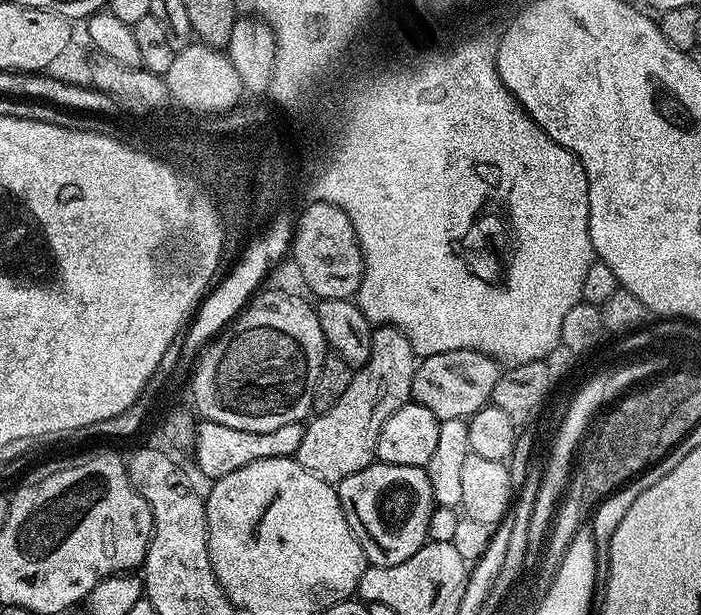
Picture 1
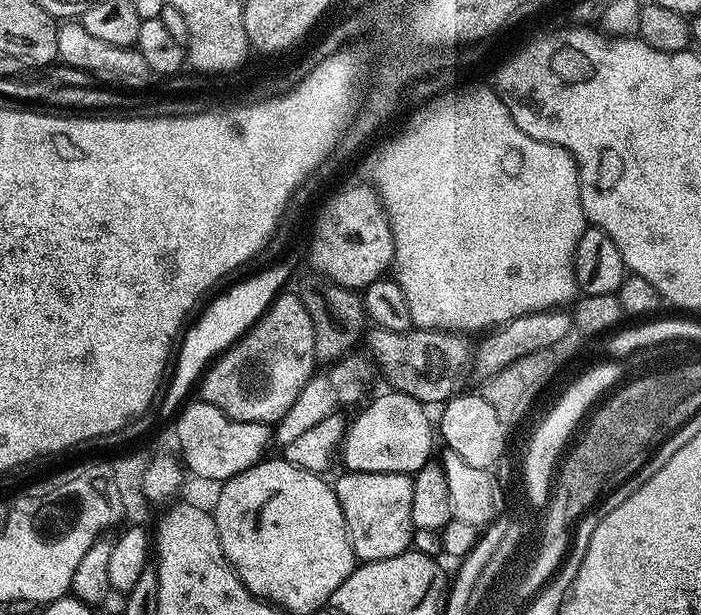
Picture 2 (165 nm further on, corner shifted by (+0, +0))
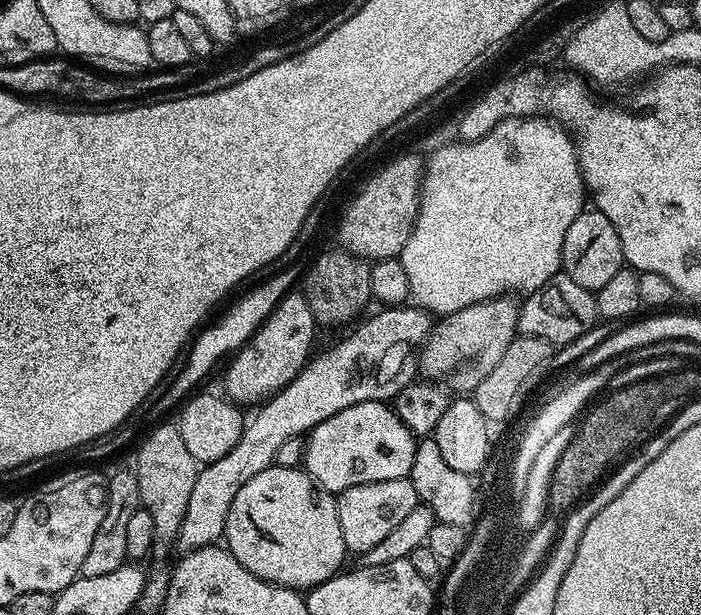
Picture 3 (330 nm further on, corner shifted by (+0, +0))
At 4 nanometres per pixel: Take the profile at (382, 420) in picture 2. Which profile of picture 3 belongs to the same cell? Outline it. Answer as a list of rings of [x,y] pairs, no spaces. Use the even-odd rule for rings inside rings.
[[[383,400],[350,406],[326,422],[318,422],[304,440],[302,467],[316,487],[338,494],[366,482],[390,482],[412,475],[417,437]]]

